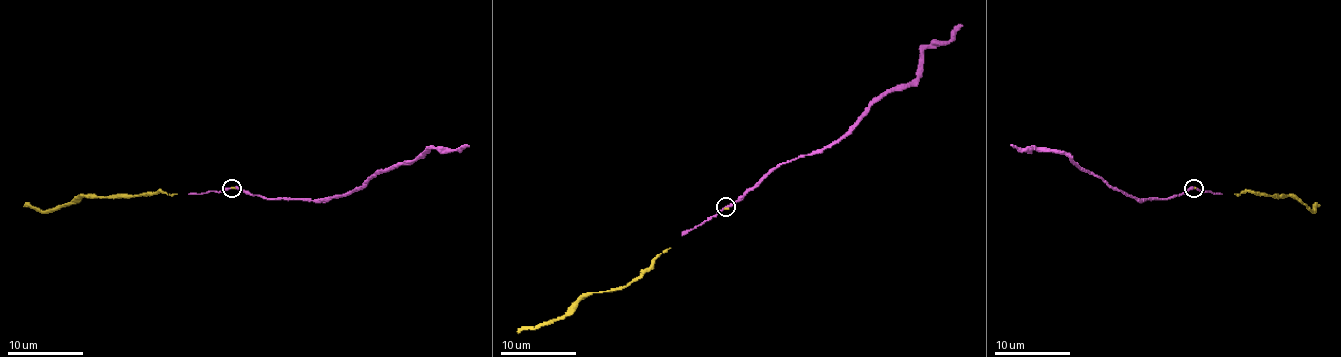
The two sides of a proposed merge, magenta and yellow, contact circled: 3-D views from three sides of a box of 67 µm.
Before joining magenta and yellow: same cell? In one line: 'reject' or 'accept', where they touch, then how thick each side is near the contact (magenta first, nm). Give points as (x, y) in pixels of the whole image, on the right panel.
accept; place (1193, 188); calibres 280 and 200 nm

